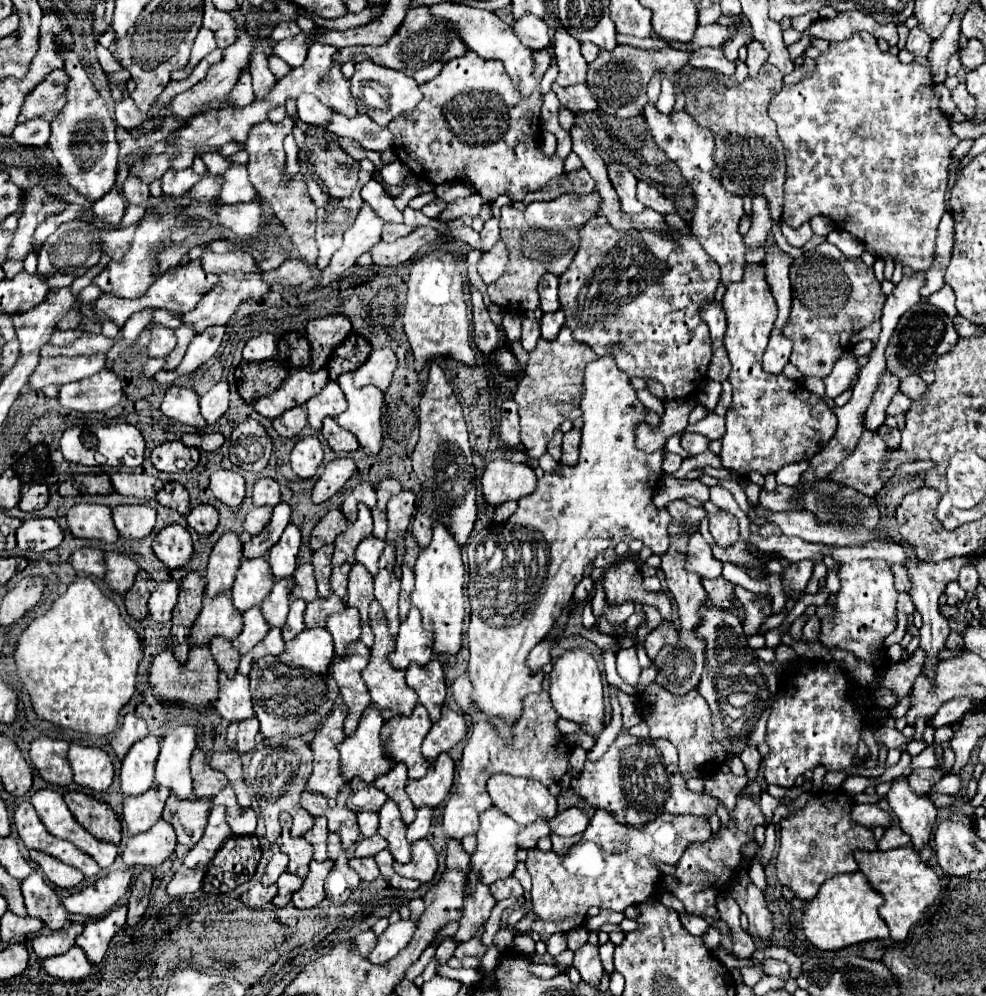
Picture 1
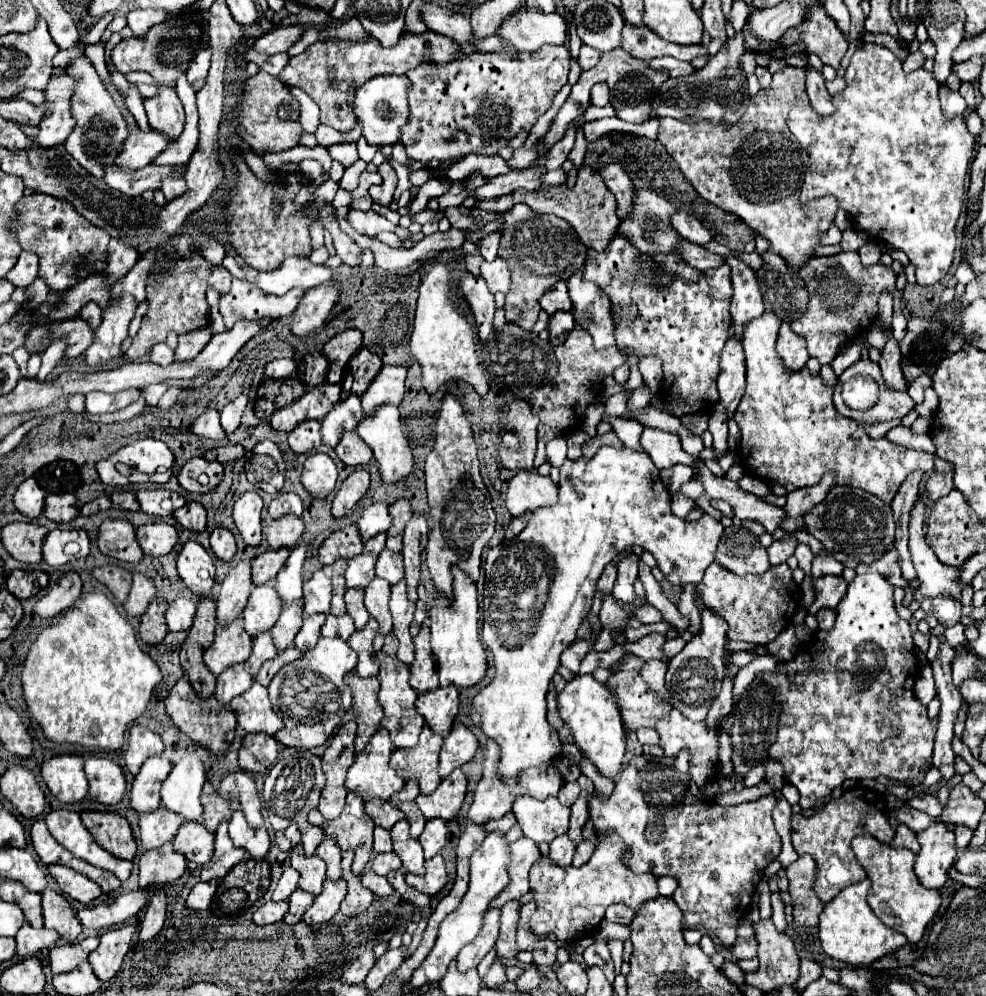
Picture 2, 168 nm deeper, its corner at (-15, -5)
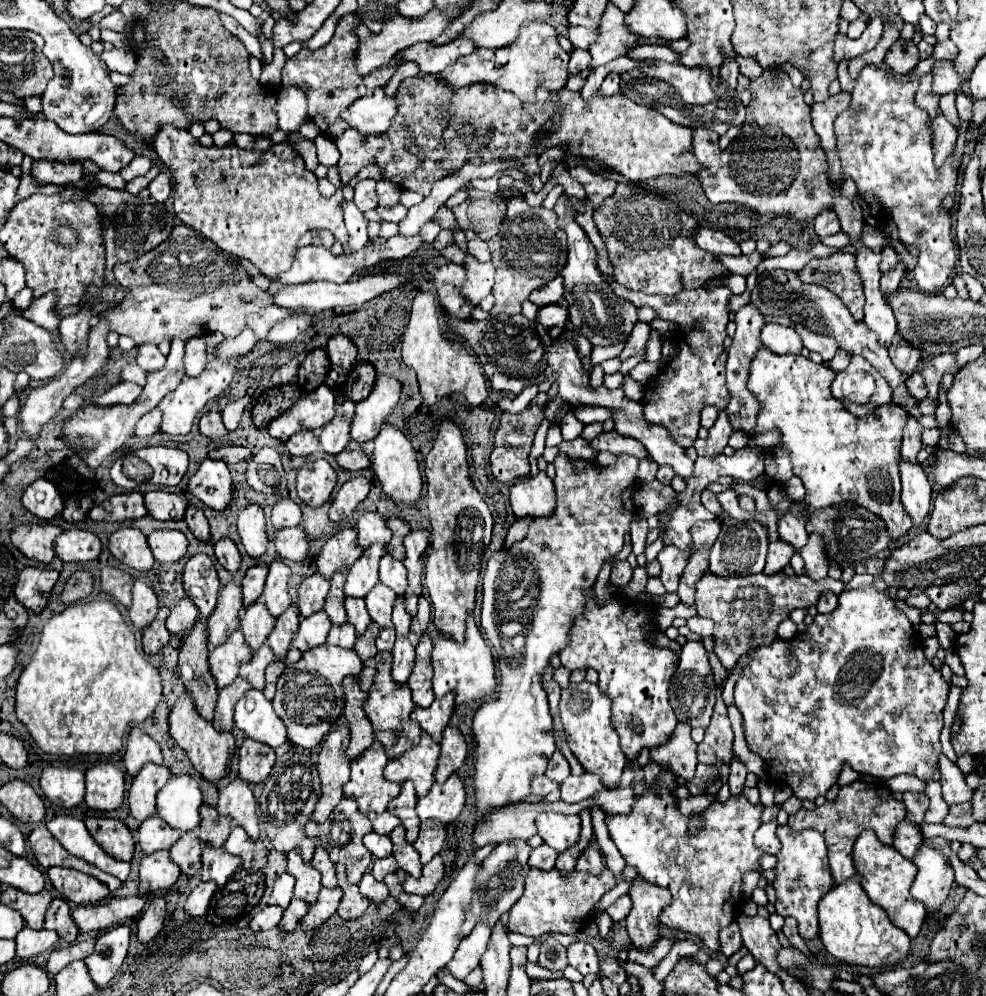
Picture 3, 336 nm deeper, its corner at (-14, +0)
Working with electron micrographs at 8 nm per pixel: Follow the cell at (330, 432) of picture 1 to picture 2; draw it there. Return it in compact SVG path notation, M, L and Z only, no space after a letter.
M345 433L343 441L339 441L335 453L345 465L351 465L351 467L367 465L373 457L371 449L367 449L365 441L357 433Z

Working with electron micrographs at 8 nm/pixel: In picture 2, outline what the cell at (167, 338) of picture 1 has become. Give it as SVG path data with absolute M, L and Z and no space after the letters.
M159 343L151 349L151 361L157 365L171 365L175 361L175 351L169 349L165 343Z

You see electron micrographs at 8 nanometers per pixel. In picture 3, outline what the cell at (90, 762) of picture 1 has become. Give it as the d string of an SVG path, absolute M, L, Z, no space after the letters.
M92 764L86 770L86 804L94 810L116 810L124 800L124 782L114 764Z

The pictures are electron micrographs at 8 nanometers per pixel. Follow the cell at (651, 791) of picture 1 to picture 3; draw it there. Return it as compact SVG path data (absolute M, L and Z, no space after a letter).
M662 770L656 784L658 784L658 792L646 790L644 794L634 798L634 806L628 816L606 816L610 838L620 850L620 854L624 856L626 864L636 866L638 874L644 880L670 890L672 904L660 914L660 922L670 928L680 928L684 932L698 936L708 950L718 952L720 950L718 932L732 924L738 912L738 904L742 904L742 896L744 896L742 878L746 872L760 868L760 856L764 854L764 850L754 844L754 832L762 826L764 804L762 802L752 804L744 794L730 796L726 802L714 802L710 804L708 810L700 814L704 826L696 834L690 834L688 824L692 816L684 816L678 808L678 802L674 800L674 790L678 788L674 772Z

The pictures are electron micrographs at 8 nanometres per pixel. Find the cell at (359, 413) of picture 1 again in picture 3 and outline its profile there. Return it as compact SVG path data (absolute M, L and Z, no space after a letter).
M384 422L372 444L372 470L384 494L402 504L414 504L422 490L422 478L416 456L398 454L398 428Z

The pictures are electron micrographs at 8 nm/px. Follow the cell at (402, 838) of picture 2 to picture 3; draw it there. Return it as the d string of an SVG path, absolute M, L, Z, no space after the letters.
M398 826L394 828L394 832L390 834L390 840L394 844L394 858L398 862L398 866L402 870L406 870L410 876L418 878L422 876L422 862L420 862L420 856L418 856L418 850L406 842L404 838L404 828Z

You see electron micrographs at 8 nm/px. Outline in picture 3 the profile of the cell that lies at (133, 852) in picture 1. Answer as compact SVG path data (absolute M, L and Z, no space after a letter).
M168 850L146 854L140 860L140 894L170 888L180 876L180 868L170 860Z

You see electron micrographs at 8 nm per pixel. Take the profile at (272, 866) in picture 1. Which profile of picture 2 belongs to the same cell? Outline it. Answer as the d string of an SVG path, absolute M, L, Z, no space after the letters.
M287 867L279 879L279 885L273 893L273 901L285 901L291 897L291 893L297 889L297 881L299 881L299 873L295 873L291 867Z

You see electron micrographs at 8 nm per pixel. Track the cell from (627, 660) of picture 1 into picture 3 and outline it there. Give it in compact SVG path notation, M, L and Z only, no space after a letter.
M680 724L674 728L674 736L658 748L650 750L650 758L662 768L692 780L696 772L696 742L690 736L690 724Z

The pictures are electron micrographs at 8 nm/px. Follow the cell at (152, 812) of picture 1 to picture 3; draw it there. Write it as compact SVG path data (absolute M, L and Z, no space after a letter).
M150 816L146 818L140 828L140 846L144 850L144 854L152 854L156 850L164 850L164 848L172 848L172 844L178 840L180 832L176 828L170 828L160 816Z

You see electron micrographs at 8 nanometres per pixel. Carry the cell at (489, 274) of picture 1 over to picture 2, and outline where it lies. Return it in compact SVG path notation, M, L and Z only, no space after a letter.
M497 257L491 263L489 261L483 261L481 263L481 277L487 281L487 287L489 287L491 293L497 293L497 291L507 293L507 289L511 285L507 263L501 257Z

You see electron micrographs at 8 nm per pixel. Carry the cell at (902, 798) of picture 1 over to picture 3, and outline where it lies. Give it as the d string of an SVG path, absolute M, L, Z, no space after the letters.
M924 842L914 856L914 864L918 866L918 876L910 888L910 894L924 902L928 912L934 912L948 898L950 886L954 882L954 870L946 856Z

